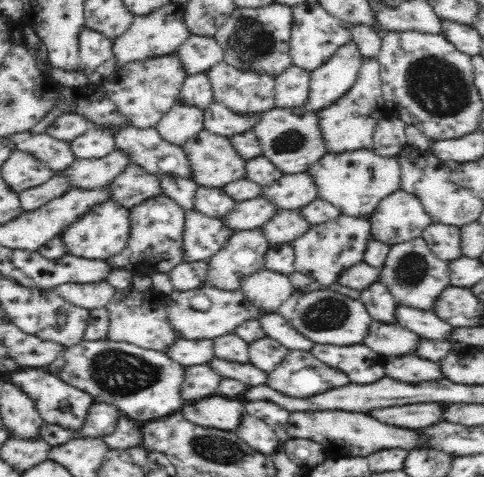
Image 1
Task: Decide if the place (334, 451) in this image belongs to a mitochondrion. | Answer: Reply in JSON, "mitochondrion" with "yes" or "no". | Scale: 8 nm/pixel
{"mitochondrion":"no"}

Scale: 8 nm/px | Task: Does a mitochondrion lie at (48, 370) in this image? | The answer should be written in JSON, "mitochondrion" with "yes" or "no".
{"mitochondrion":"no"}

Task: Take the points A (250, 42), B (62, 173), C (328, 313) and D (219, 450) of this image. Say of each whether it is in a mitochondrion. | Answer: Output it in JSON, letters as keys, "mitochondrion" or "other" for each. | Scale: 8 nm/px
{"A":"mitochondrion","B":"other","C":"mitochondrion","D":"mitochondrion"}

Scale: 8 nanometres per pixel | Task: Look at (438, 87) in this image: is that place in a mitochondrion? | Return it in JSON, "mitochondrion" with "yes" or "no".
{"mitochondrion":"yes"}

